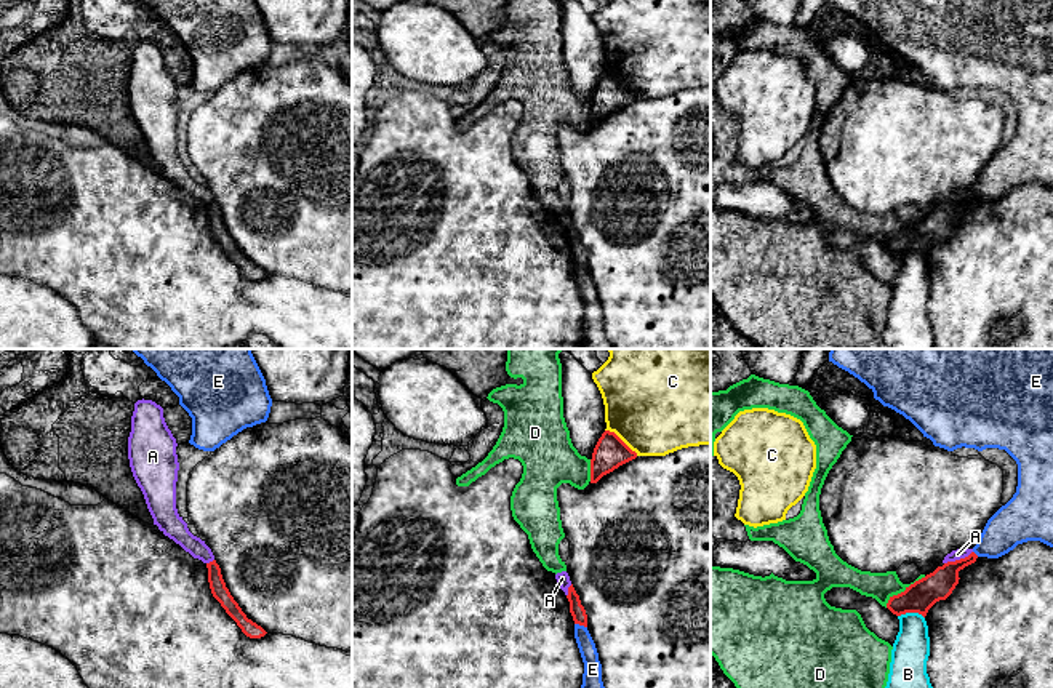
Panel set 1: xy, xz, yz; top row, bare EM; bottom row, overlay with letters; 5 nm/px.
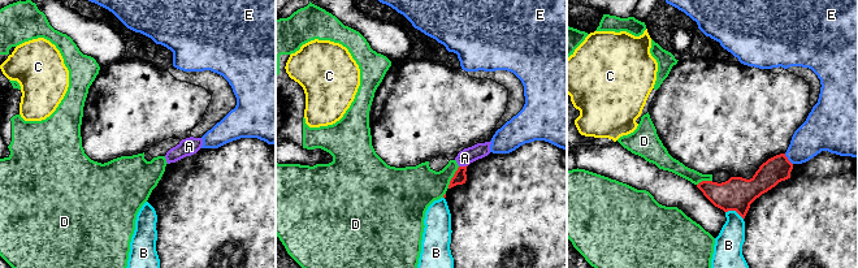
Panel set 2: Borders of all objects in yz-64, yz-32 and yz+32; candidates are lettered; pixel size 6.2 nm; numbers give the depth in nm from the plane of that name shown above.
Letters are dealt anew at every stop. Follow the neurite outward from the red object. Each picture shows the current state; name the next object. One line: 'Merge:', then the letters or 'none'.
Merge: none

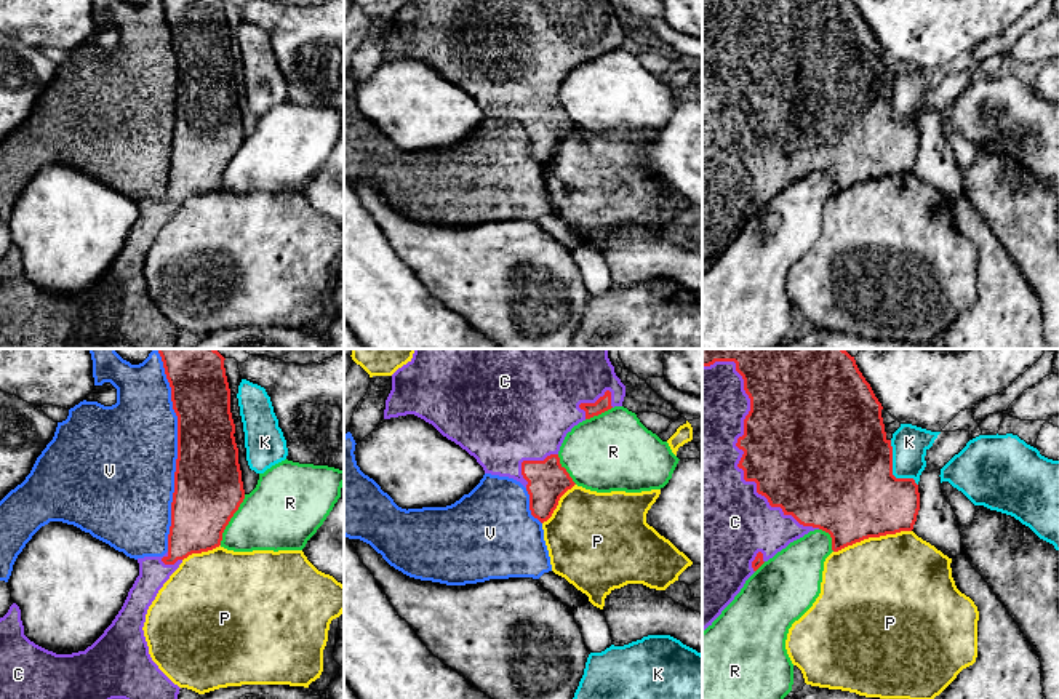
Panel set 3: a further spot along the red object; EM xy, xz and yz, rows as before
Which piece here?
Merge: C

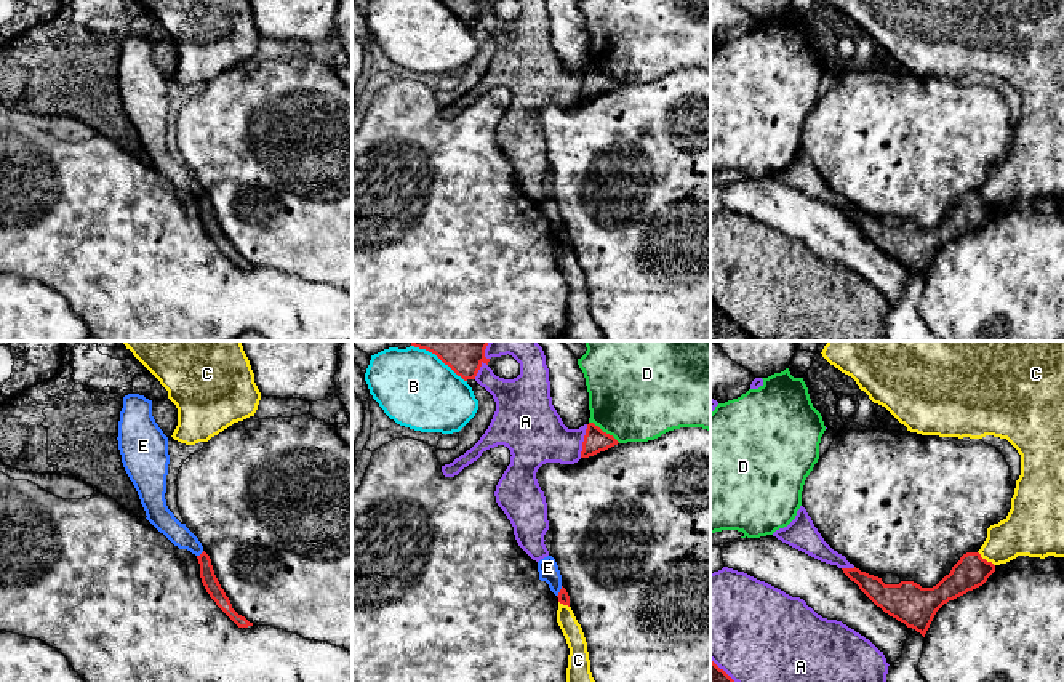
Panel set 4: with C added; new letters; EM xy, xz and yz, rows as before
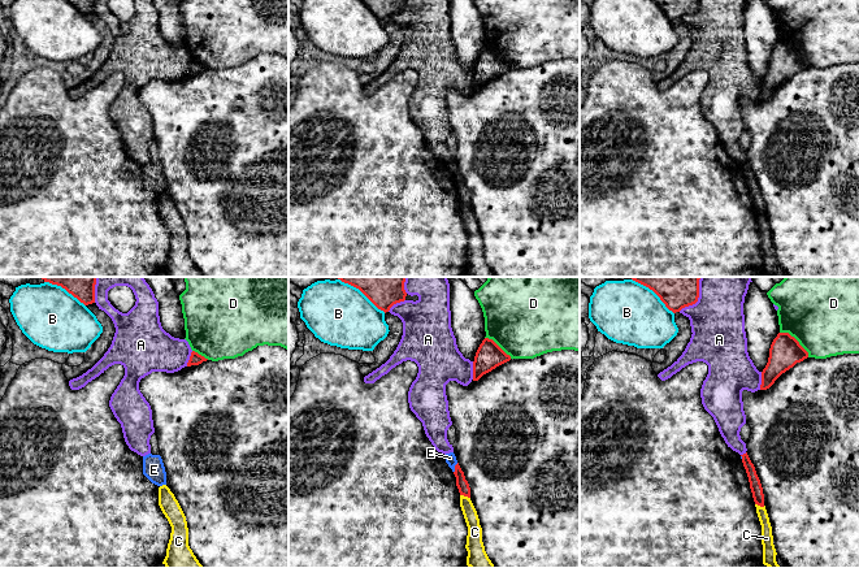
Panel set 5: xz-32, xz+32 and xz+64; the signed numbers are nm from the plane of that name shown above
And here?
Merge: none

